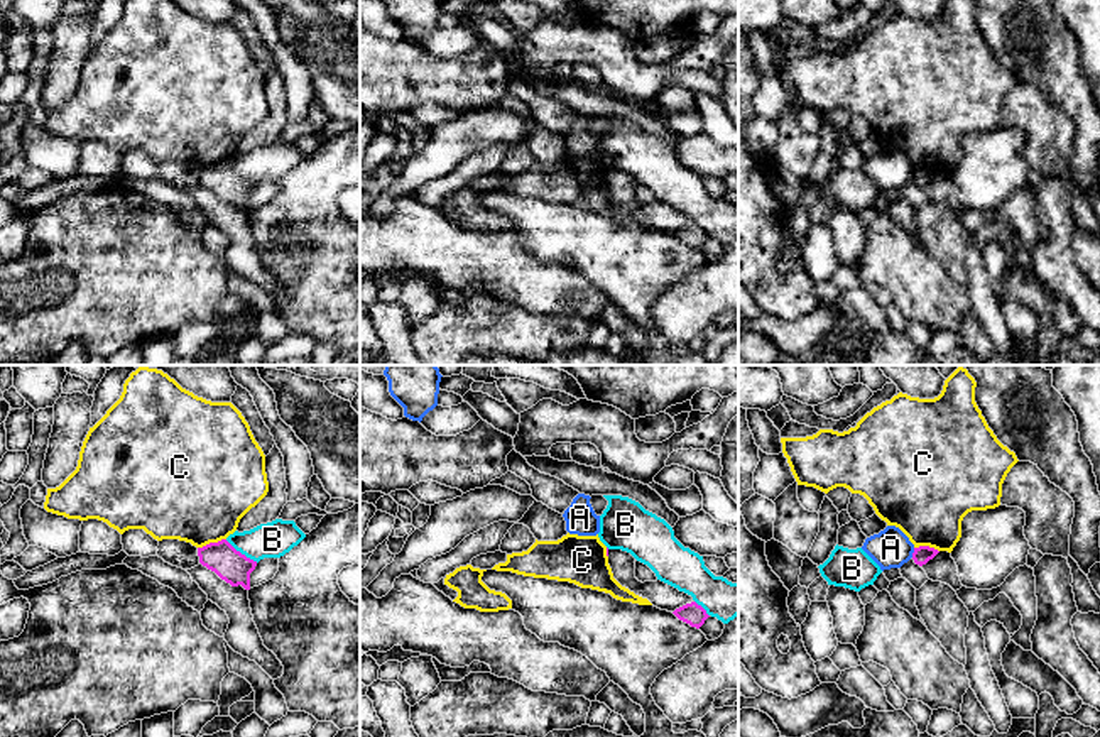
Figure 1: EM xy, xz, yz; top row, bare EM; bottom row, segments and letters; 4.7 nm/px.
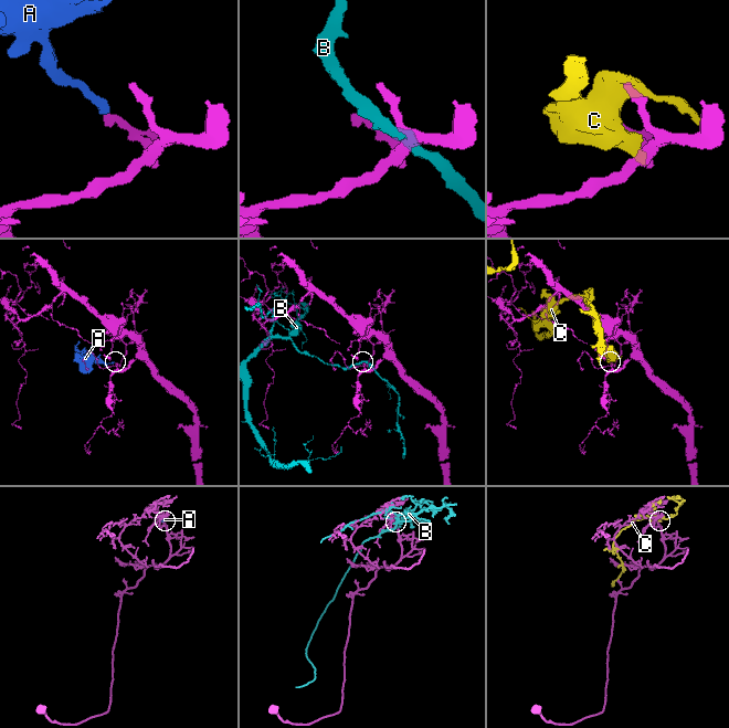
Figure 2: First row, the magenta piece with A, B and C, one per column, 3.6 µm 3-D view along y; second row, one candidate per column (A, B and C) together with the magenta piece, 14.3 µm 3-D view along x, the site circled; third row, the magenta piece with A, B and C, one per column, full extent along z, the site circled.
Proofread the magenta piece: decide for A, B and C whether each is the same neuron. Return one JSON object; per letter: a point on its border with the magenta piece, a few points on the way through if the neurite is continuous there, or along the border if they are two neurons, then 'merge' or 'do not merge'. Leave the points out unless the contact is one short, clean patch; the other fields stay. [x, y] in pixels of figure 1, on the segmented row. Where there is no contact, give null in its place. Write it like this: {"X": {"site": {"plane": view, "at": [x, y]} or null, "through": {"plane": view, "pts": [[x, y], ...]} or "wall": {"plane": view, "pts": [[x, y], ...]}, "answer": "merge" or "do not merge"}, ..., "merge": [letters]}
{"A": {"site": {"plane": "yz", "at": [913, 553]}, "wall": {"plane": "yz", "pts": [[914, 548], [911, 556]]}, "answer": "do not merge"}, "B": {"site": {"plane": "xy", "at": [240, 553]}, "answer": "do not merge"}, "C": {"site": {"plane": "xy", "at": [212, 543]}, "answer": "do not merge"}, "merge": []}

